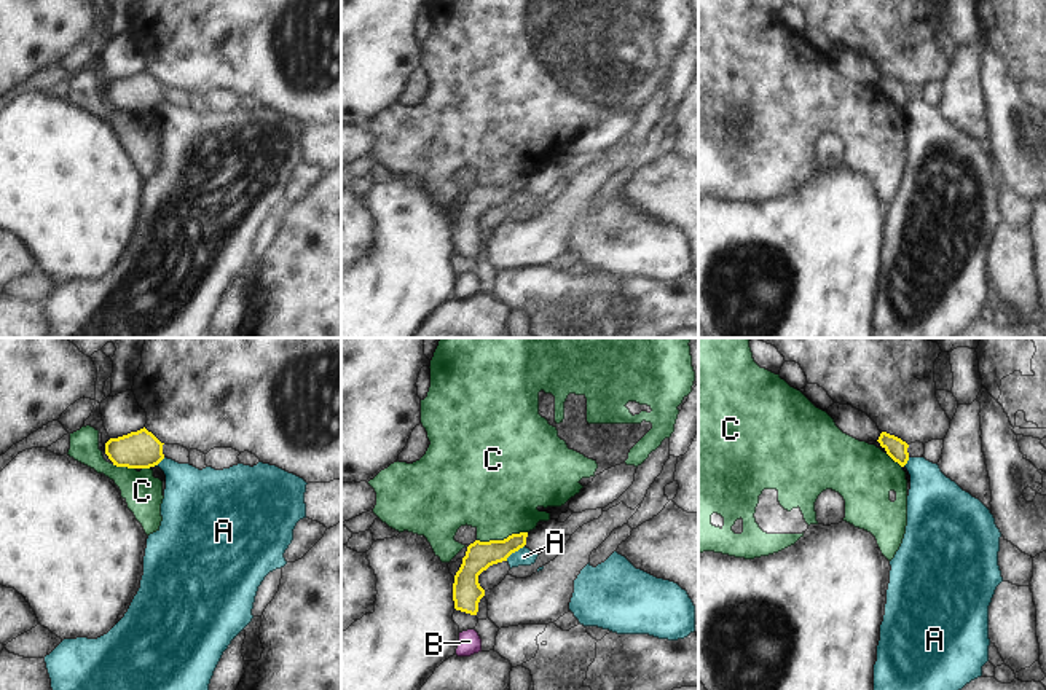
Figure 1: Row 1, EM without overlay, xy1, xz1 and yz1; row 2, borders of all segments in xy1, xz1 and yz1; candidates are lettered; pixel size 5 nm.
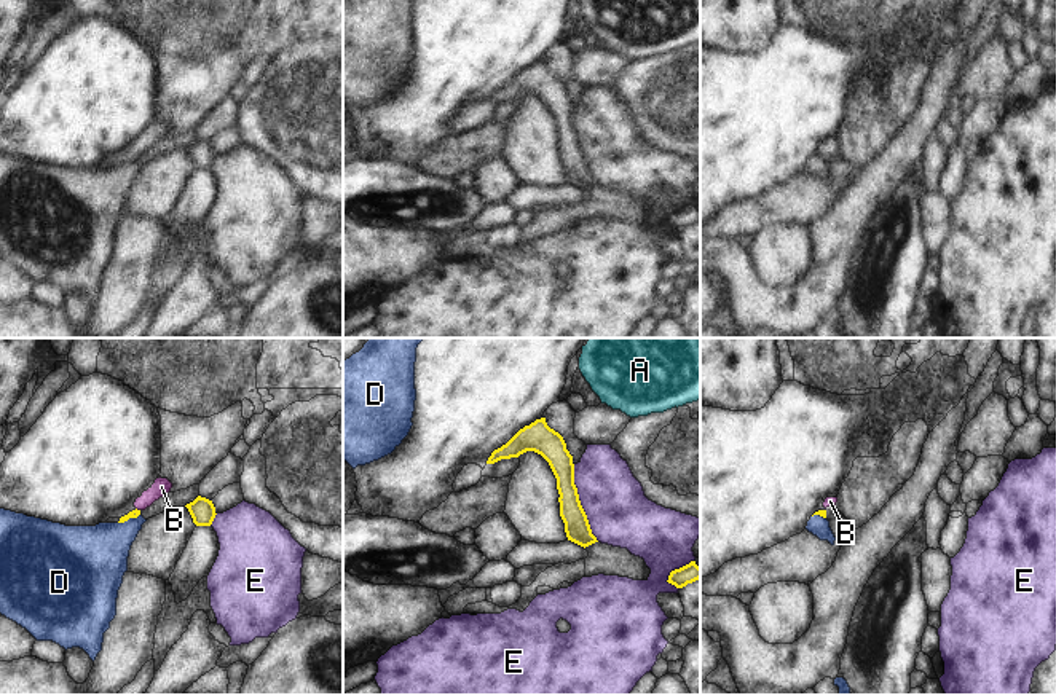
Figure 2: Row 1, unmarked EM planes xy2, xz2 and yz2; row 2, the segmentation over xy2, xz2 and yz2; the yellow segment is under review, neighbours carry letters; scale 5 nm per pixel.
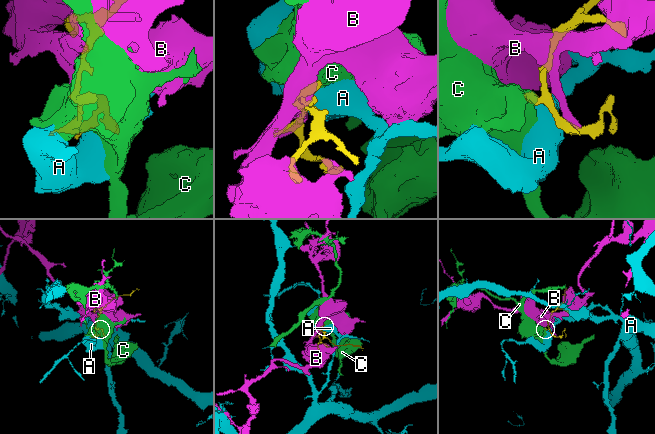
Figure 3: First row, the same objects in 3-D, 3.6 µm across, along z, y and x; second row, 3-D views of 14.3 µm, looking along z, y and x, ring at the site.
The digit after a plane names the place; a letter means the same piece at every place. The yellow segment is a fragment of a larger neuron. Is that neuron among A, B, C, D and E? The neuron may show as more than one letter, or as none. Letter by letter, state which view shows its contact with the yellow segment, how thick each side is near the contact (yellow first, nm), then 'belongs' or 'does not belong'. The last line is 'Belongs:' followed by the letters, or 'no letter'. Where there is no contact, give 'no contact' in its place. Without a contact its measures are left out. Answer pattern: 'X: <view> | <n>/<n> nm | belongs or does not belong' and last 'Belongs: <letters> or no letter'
A: xz1 | 140/90 nm | does not belong
B: xy2 | 50/90 nm | does not belong
C: xz1 | 140/440 nm | does not belong
D: xy2 | 50/320 nm | belongs
E: xz2 | 130/320 nm | does not belong
Belongs: D

